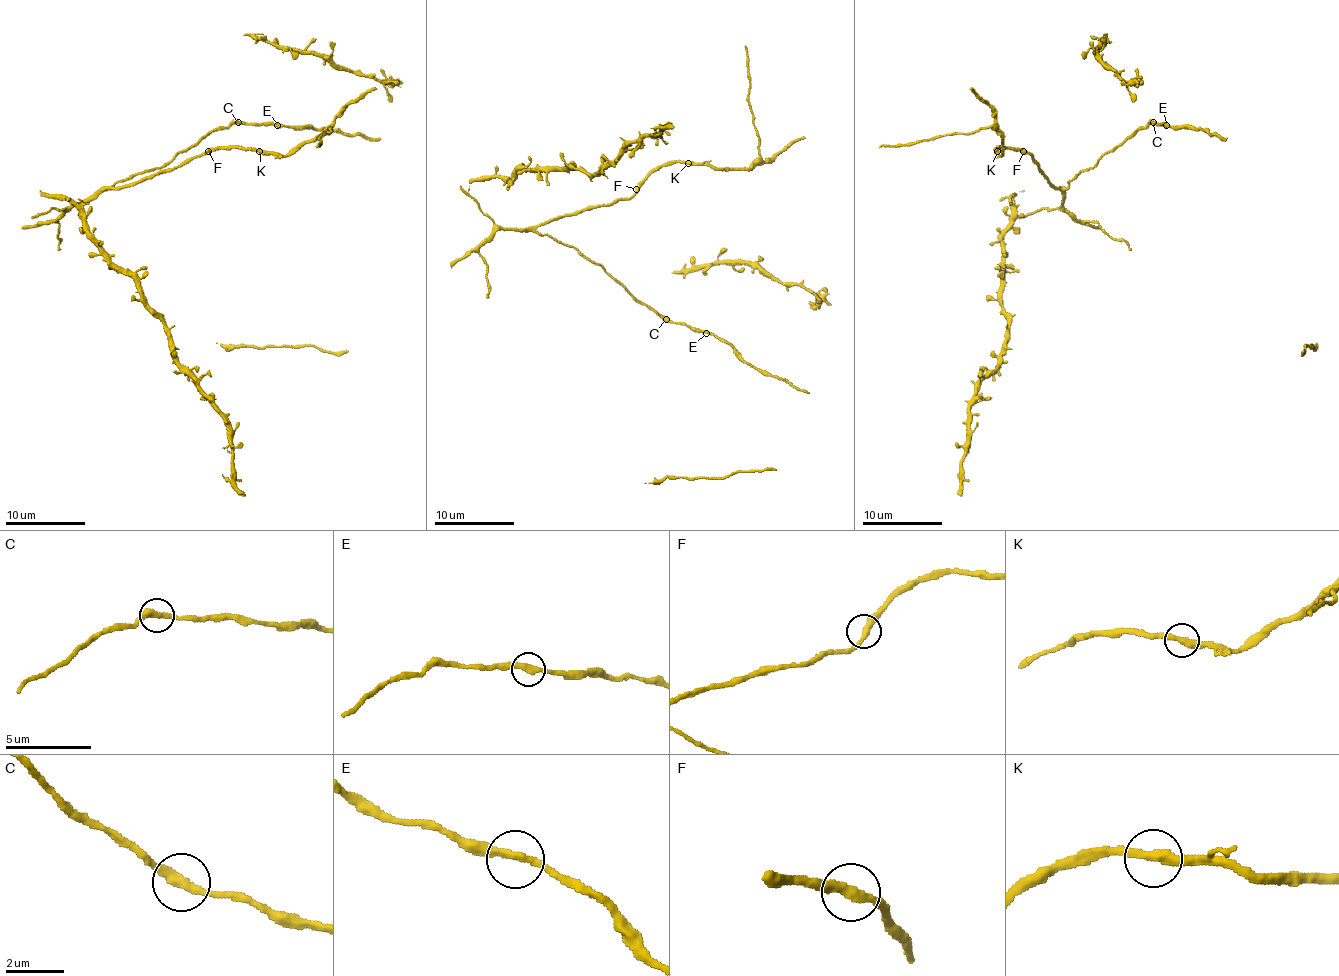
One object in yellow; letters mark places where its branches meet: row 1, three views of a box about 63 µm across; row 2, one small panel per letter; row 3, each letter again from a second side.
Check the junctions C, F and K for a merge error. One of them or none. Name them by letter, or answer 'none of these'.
none of these

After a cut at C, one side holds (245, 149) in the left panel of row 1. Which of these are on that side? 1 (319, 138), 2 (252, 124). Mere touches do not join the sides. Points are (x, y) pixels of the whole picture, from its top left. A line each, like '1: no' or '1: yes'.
1: yes
2: no

